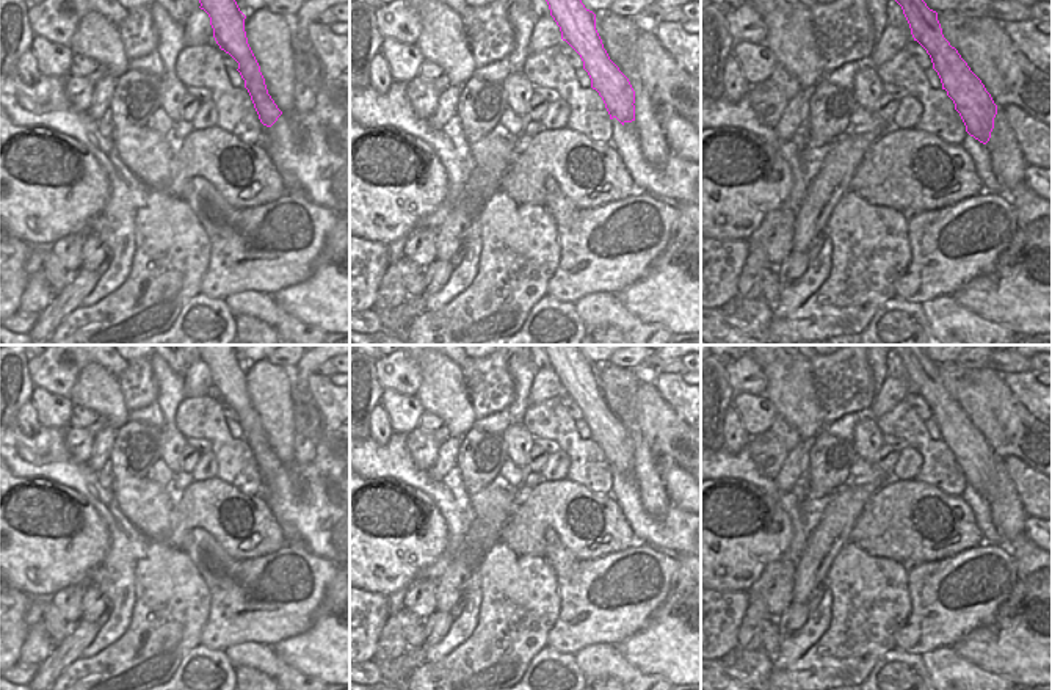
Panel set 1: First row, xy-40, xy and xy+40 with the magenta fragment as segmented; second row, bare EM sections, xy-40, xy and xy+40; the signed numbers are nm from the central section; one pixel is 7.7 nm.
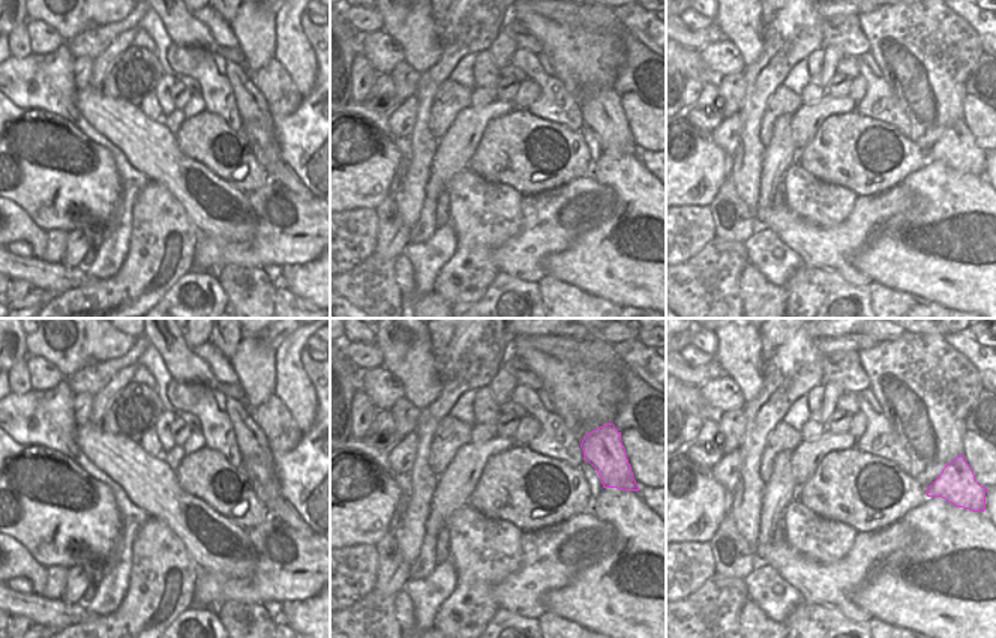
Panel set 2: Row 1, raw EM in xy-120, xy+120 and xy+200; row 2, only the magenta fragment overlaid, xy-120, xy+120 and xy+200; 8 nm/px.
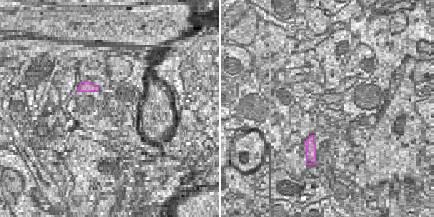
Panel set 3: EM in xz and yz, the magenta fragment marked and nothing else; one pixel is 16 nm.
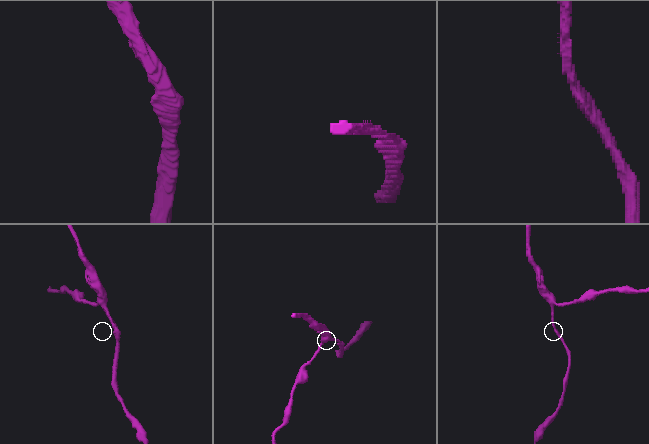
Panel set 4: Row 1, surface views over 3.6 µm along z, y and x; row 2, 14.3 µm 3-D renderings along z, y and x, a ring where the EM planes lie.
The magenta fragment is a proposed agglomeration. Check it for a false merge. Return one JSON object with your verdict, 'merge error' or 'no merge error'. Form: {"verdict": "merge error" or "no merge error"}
{"verdict": "no merge error"}

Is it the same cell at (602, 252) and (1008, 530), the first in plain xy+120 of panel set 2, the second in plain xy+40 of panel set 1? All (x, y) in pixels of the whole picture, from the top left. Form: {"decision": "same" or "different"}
{"decision": "same"}

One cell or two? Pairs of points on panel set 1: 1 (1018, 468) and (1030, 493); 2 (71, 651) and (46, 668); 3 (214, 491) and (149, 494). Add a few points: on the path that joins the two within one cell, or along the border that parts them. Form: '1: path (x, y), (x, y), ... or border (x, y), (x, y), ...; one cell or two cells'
1: path (1021, 474), (1030, 486); one cell
2: path (65, 654), (52, 667); one cell
3: border (174, 496), (176, 521), (184, 529), (196, 527); two cells

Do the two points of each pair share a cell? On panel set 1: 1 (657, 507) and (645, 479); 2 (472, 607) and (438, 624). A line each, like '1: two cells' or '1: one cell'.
1: one cell
2: two cells

